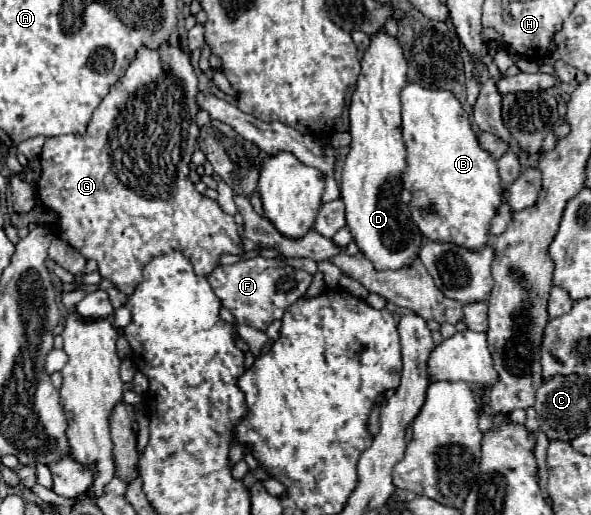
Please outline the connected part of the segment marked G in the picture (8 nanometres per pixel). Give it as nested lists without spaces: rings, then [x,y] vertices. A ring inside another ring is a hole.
[[[163,43],[157,49],[149,49],[149,47],[141,47],[135,55],[135,59],[131,61],[131,65],[127,67],[125,75],[109,89],[107,97],[99,103],[99,107],[93,111],[93,117],[87,125],[85,135],[75,137],[75,135],[61,135],[61,137],[51,137],[47,139],[43,153],[41,153],[41,179],[37,185],[37,193],[39,193],[39,201],[45,209],[51,209],[59,215],[59,231],[57,235],[61,239],[65,239],[71,247],[75,247],[85,259],[95,259],[99,265],[99,273],[103,279],[109,279],[111,283],[117,285],[117,289],[125,295],[131,295],[133,289],[139,285],[141,281],[141,271],[143,267],[153,259],[159,257],[163,253],[169,253],[173,249],[183,251],[183,255],[193,263],[195,273],[199,275],[209,275],[215,271],[215,267],[219,265],[219,257],[221,255],[245,255],[241,237],[237,233],[237,223],[233,219],[233,215],[221,211],[221,207],[217,205],[217,201],[211,201],[209,197],[201,195],[195,191],[193,183],[189,181],[189,171],[191,171],[191,155],[197,149],[197,137],[199,137],[199,127],[197,127],[197,113],[199,113],[199,105],[197,105],[197,75],[189,63],[189,55],[181,49],[181,45],[175,43]]]

